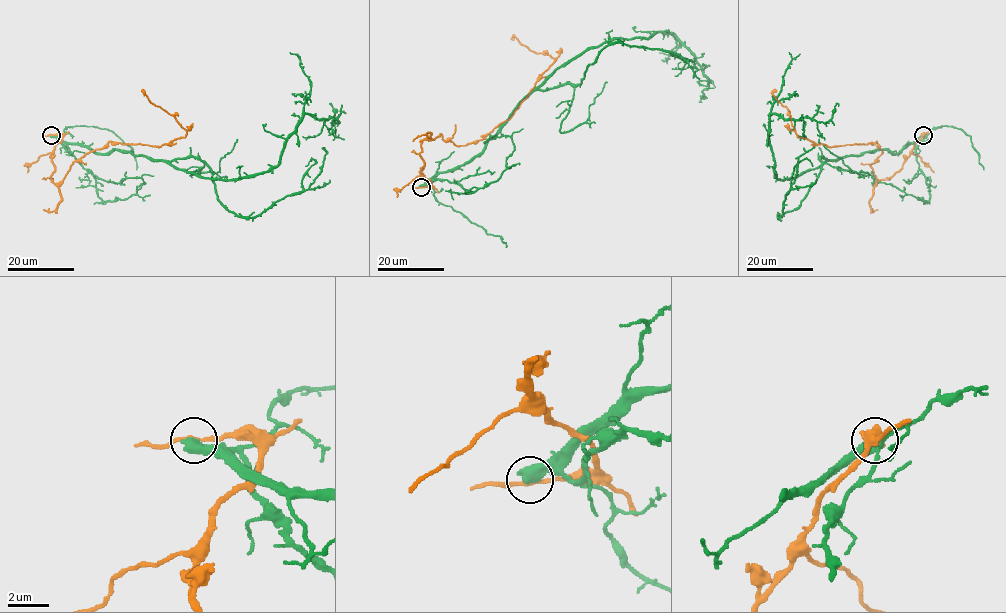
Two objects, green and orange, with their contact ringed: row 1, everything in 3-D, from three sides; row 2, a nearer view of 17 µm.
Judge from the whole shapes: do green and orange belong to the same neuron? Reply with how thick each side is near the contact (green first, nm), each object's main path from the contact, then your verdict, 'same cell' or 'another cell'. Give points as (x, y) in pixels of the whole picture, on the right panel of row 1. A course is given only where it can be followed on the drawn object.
calibres 600 and 180 nm; course green (923, 134), (899, 153), (845, 155), (793, 178), (776, 177), (769, 116), (825, 123), (838, 106); course orange (923, 134), (901, 168), (875, 183), (871, 165), (882, 153), (876, 142), (828, 147), (800, 138), (775, 89); another cell

